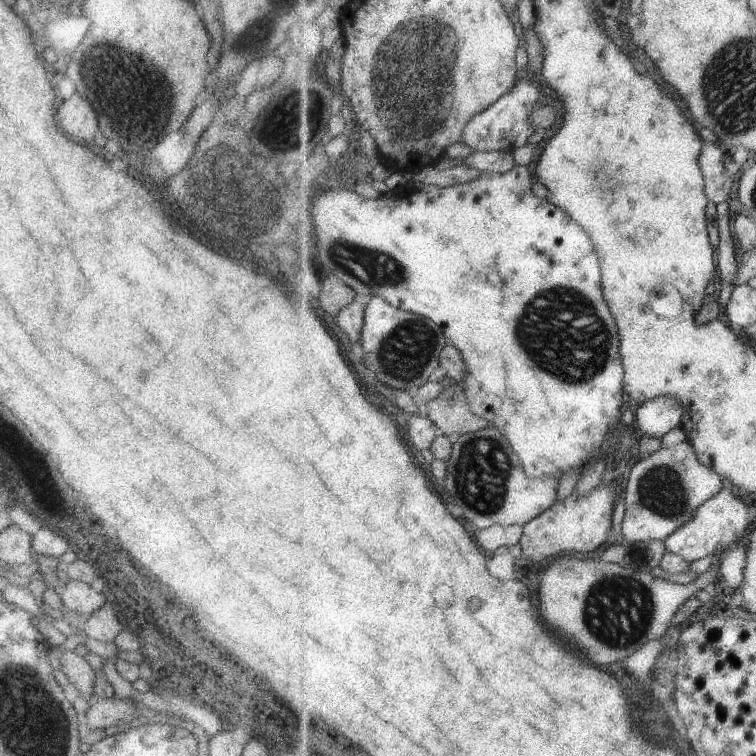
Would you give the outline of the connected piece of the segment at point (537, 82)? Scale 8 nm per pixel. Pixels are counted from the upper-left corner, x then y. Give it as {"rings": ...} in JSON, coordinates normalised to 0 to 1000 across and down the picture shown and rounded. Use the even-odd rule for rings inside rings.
{"rings":[[[696,99],[684,110],[677,122],[667,126],[653,140],[630,153],[619,164],[614,172],[612,188],[622,196],[638,201],[679,202],[690,192],[698,193],[701,180],[709,173],[709,169],[701,164],[701,153],[704,153],[704,148],[709,148],[716,142],[713,130],[721,122],[725,123],[726,119],[713,103]]]}

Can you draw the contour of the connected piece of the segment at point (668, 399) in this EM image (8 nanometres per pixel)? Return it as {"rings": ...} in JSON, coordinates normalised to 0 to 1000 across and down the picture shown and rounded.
{"rings":[[[873,524],[854,530],[843,542],[844,556],[840,565],[857,578],[873,579],[889,571],[894,563],[902,562],[906,548],[907,540],[894,524]]]}

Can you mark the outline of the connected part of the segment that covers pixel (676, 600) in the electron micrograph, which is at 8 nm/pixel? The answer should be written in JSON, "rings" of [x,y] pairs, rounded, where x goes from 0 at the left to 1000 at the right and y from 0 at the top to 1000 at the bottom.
{"rings":[[[751,733],[741,735],[734,745],[724,745],[716,758],[714,786],[720,794],[720,810],[730,828],[746,836],[759,852],[770,854],[783,873],[791,878],[810,878],[817,873],[833,870],[839,862],[852,857],[861,847],[872,847],[886,833],[889,819],[894,810],[905,802],[909,794],[921,788],[921,783],[931,780],[937,772],[951,770],[952,738],[915,772],[897,772],[854,757],[841,757],[841,753],[825,751],[819,745],[800,743],[794,738],[767,741],[767,735]]]}

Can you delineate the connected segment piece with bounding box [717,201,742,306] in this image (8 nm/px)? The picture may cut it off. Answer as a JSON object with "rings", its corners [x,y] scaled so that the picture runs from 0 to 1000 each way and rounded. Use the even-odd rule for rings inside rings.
{"rings":[[[960,266],[950,271],[950,291],[952,294],[952,339],[951,354],[954,357],[954,384],[950,392],[951,403],[963,405],[967,394],[974,384],[974,368],[979,362],[979,352],[981,347],[976,344],[976,323],[974,323],[974,312],[968,307],[968,280],[966,280],[966,267]]]}

